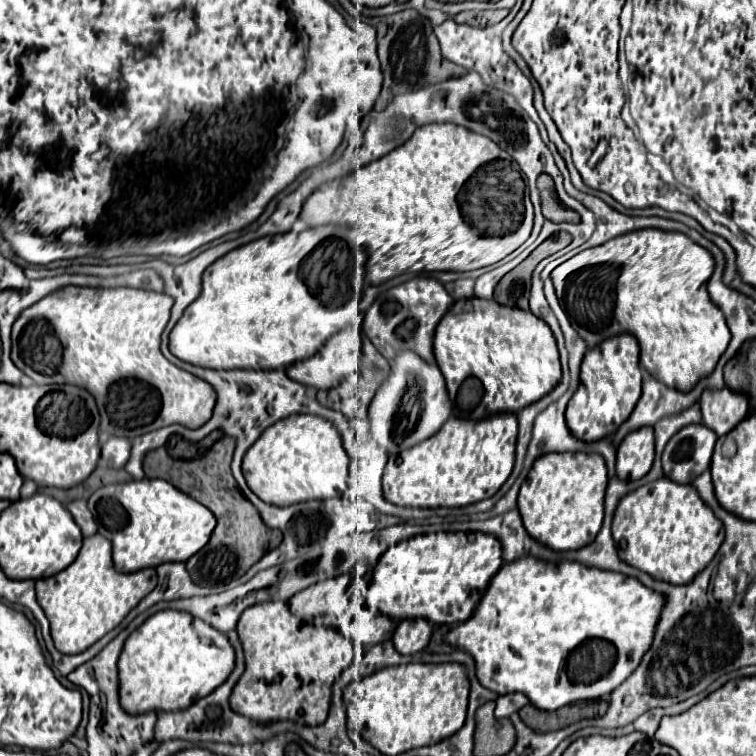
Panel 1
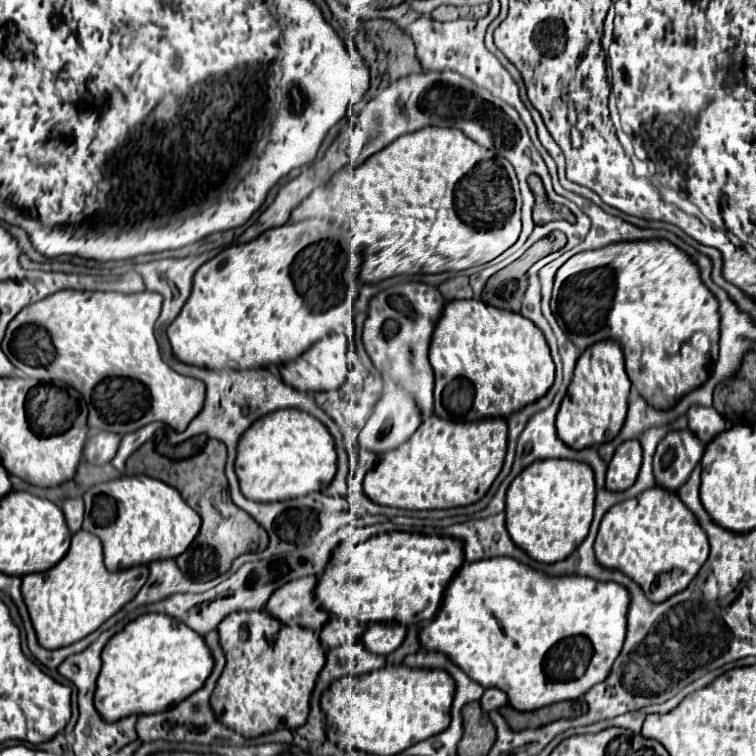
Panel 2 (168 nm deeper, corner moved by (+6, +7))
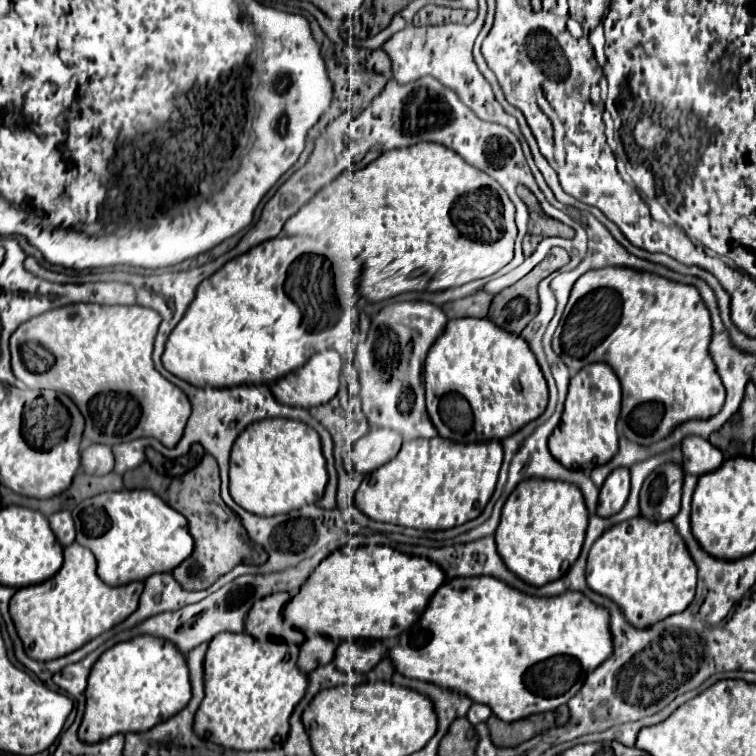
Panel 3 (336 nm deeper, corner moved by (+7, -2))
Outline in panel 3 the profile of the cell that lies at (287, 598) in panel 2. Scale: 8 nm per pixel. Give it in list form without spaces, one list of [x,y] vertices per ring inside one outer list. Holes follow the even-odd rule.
[[[274,593],[268,595],[252,605],[244,619],[244,633],[256,637],[256,639],[286,639],[288,643],[300,645],[304,641],[304,635],[292,627],[288,627],[282,619],[282,609],[286,601],[290,599],[288,593]]]

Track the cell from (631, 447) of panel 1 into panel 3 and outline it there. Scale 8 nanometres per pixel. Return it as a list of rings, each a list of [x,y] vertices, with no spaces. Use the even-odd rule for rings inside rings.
[[[616,469],[608,479],[604,481],[598,497],[598,515],[600,517],[610,517],[616,515],[630,493],[630,471],[628,469]]]

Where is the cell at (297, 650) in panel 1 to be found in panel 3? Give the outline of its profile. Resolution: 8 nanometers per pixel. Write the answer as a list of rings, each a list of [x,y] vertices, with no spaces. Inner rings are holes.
[[[248,633],[216,635],[204,659],[204,701],[194,715],[194,733],[224,749],[276,749],[288,737],[288,719],[304,697],[308,679],[296,671],[296,645],[258,641]]]

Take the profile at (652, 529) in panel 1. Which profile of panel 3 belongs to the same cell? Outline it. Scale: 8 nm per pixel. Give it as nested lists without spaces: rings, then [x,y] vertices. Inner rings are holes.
[[[636,517],[608,529],[592,545],[586,565],[586,583],[594,593],[612,599],[630,625],[648,629],[674,613],[682,613],[692,603],[696,565],[670,521],[654,525]]]

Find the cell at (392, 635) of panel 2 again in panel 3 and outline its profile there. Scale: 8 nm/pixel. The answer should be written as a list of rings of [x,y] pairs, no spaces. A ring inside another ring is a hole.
[[[340,643],[334,665],[346,673],[368,673],[386,653],[382,643]]]

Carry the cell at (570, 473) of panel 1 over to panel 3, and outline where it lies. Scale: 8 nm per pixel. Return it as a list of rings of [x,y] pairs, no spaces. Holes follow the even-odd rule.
[[[528,479],[528,483],[520,483],[520,487],[506,499],[494,537],[504,565],[524,583],[542,587],[564,577],[578,559],[586,525],[588,511],[578,487],[546,479]]]

